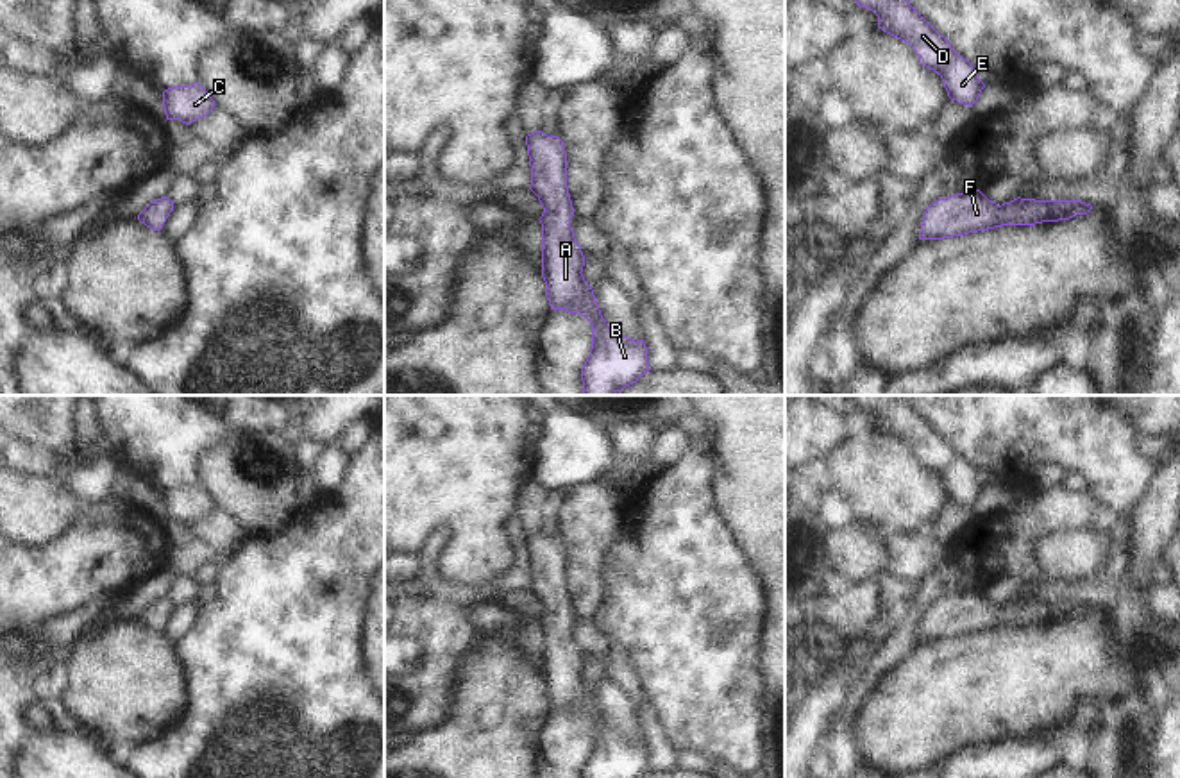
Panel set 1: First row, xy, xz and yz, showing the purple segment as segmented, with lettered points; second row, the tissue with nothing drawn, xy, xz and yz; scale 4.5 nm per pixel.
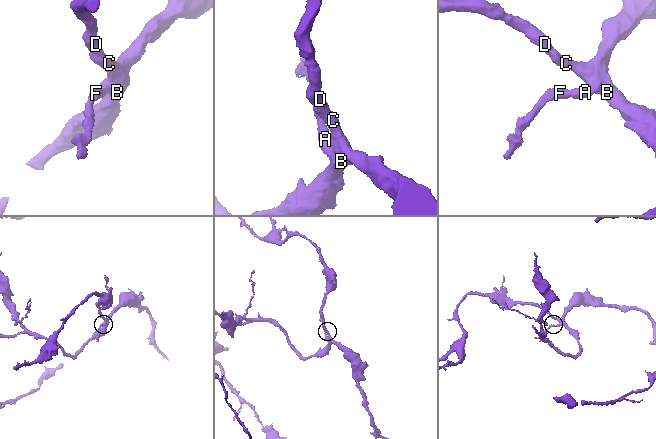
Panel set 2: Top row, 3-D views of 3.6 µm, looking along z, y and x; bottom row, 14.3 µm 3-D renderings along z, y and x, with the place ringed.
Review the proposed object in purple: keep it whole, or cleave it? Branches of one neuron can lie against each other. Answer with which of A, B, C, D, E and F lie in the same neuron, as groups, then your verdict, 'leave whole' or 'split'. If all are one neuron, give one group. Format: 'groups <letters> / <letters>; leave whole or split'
groups A B C D E F; leave whole

